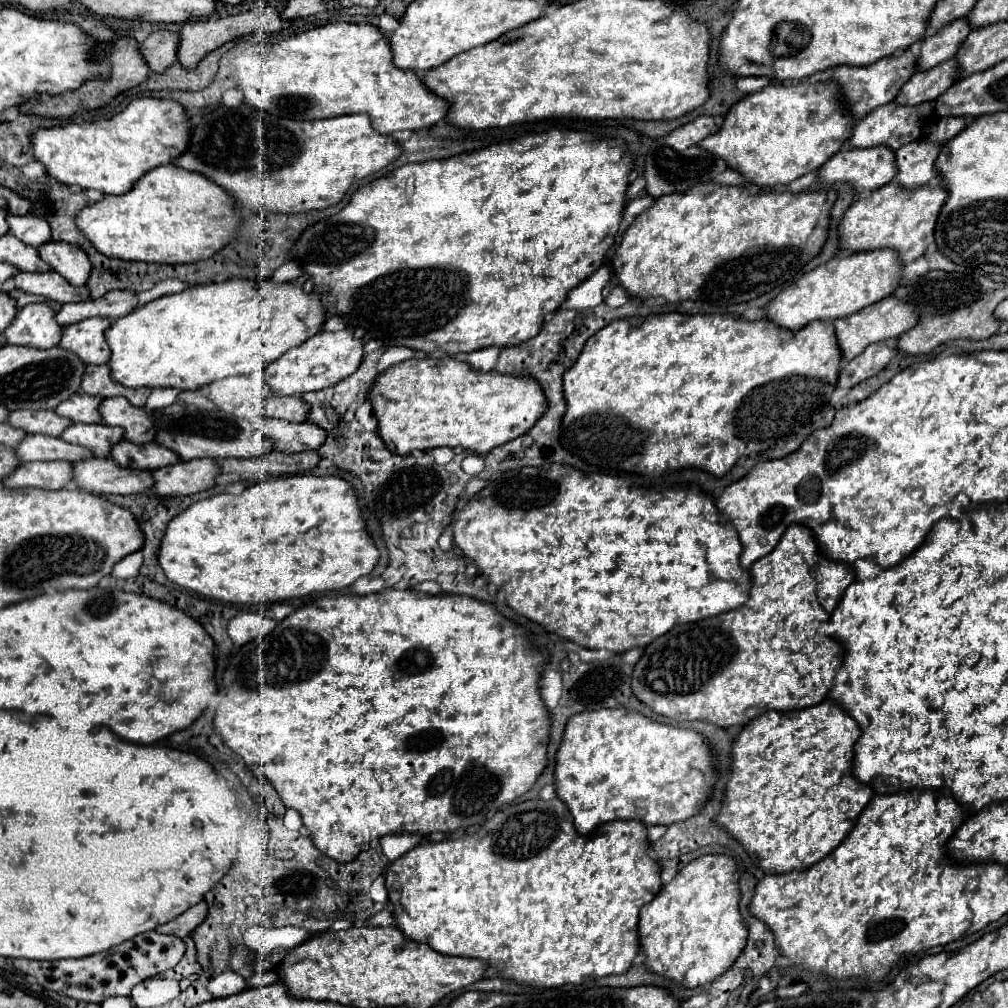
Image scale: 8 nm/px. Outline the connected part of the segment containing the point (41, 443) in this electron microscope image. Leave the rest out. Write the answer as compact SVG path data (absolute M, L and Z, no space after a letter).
M28 435L16 447L18 459L24 461L78 461L76 457L94 457L92 451L80 445L70 445L60 437L50 435Z

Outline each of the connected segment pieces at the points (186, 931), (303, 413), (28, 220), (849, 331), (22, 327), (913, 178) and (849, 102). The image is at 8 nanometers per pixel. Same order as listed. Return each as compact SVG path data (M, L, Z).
M200 901L198 905L190 907L180 917L176 917L176 919L160 925L156 931L158 933L166 933L166 935L170 933L170 935L176 935L176 937L184 939L184 937L188 937L206 919L206 913L208 913L208 905L206 905L206 901Z
M272 395L266 401L266 415L274 419L286 419L292 423L302 423L308 417L310 405L302 397L280 397Z
M12 215L8 217L8 225L10 225L10 233L18 237L20 241L24 241L26 245L40 247L42 243L52 239L50 225L46 223L46 219L36 217L36 215L26 215L26 217Z
M890 295L886 299L882 299L880 303L874 303L850 317L842 317L834 321L836 327L836 337L842 349L842 355L846 361L852 361L856 355L860 355L870 343L876 341L886 341L886 339L896 339L902 333L906 333L908 329L912 329L918 323L918 311L912 303L908 301L900 301L898 297Z
M30 303L16 315L14 323L4 331L10 345L28 345L48 349L60 343L62 325L56 323L56 311L46 303Z
M920 139L908 143L906 147L900 147L896 151L896 163L898 163L896 181L906 189L930 183L934 177L938 177L936 157L940 149L942 143L930 143L928 139Z
M904 51L900 55L890 55L884 57L880 61L876 61L874 65L866 65L866 67L838 67L832 81L836 81L842 87L844 93L844 103L850 109L850 113L854 115L854 119L864 117L866 113L874 111L876 107L890 103L896 99L898 91L902 89L902 85L916 73L918 69L918 59L912 55L912 51Z

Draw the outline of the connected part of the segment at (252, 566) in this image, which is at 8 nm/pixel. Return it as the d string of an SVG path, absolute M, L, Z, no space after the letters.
M288 475L288 477L274 477L268 481L258 481L250 487L246 487L240 495L228 495L228 493L218 493L212 495L208 499L196 501L192 503L182 515L174 517L168 523L168 531L162 539L162 547L160 547L160 567L164 569L168 581L196 591L208 599L216 599L216 601L224 601L224 603L274 603L274 601L288 601L288 599L296 599L296 597L304 597L310 593L318 593L318 591L340 591L348 585L352 585L358 577L368 575L374 565L380 559L380 551L374 545L368 529L366 529L366 521L362 519L362 509L358 505L358 495L354 491L354 487L344 481L342 477L334 477L334 475Z

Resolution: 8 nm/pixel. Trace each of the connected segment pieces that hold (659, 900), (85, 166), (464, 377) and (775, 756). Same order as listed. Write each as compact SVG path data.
M702 855L682 867L676 877L640 911L640 951L646 955L648 969L686 987L706 985L708 981L720 977L738 959L748 939L748 925L744 925L738 909L738 881L740 875L736 861L728 855Z
M134 99L130 107L112 119L94 123L70 123L54 129L40 129L32 137L34 155L48 169L48 175L68 187L98 189L108 195L126 193L142 175L158 165L168 165L190 145L192 125L186 109L174 99Z
M424 357L408 359L380 373L370 391L370 401L378 417L380 437L398 455L434 447L464 447L484 455L534 427L548 411L548 399L542 393L532 377L482 373L454 357Z
M824 699L802 711L766 711L766 715L752 719L736 737L732 749L732 777L716 821L738 839L750 855L758 855L762 871L788 873L794 869L808 869L830 855L852 831L858 815L874 797L872 787L860 783L852 775L854 745L860 739L860 733L858 723L836 701Z

